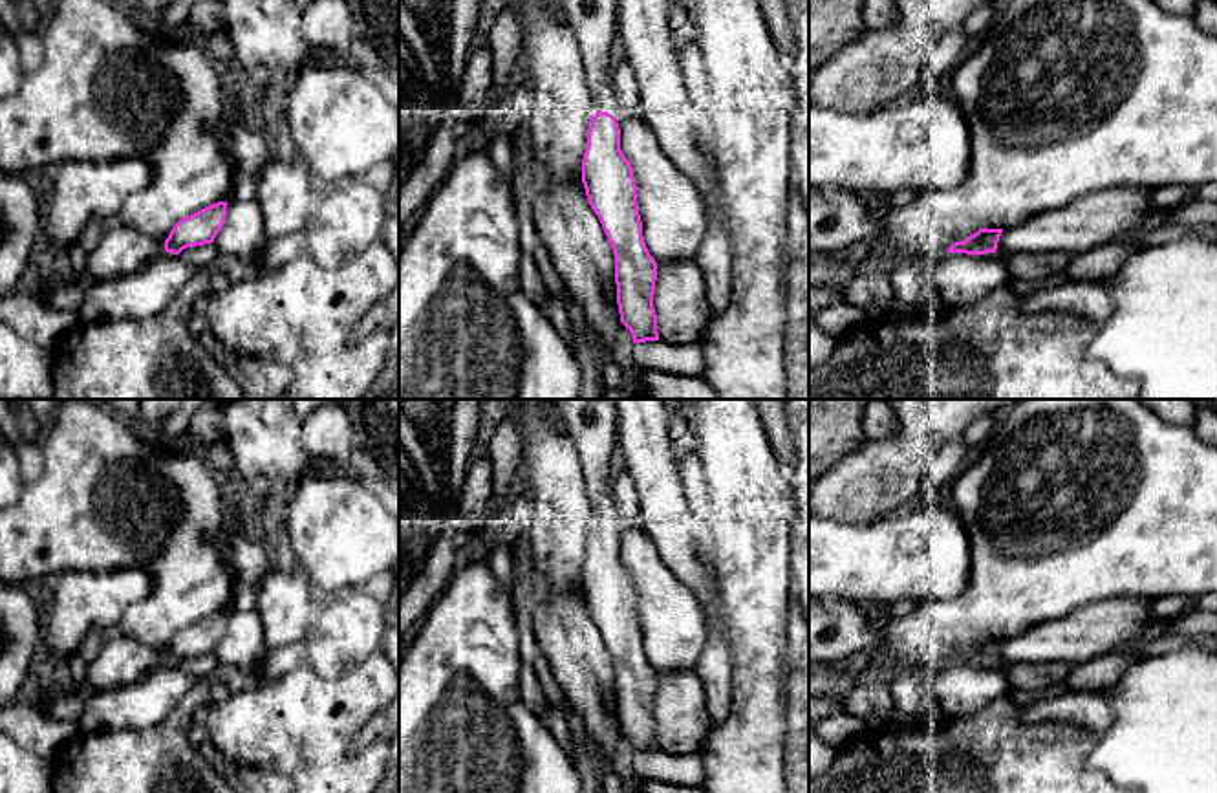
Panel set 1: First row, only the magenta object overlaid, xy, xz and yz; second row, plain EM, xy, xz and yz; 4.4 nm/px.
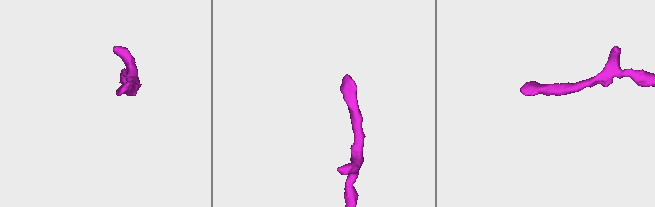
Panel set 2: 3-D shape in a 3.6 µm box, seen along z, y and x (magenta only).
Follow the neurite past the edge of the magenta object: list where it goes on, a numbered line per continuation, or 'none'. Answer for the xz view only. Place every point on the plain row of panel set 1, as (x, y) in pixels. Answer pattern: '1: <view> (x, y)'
1: xz (592, 423)

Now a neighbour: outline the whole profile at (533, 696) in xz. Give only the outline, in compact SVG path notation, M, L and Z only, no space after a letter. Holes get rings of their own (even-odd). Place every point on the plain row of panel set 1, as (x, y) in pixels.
M523 659L520 665L520 694L523 703L545 723L545 694L542 690L533 665Z

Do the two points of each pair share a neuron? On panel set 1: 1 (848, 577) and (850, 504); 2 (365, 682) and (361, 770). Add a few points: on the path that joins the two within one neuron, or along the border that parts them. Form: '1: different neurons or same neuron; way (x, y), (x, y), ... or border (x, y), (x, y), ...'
1: different neurons; border (892, 513), (868, 524), (828, 521)
2: same neuron; way (346, 706), (341, 716), (339, 755)

